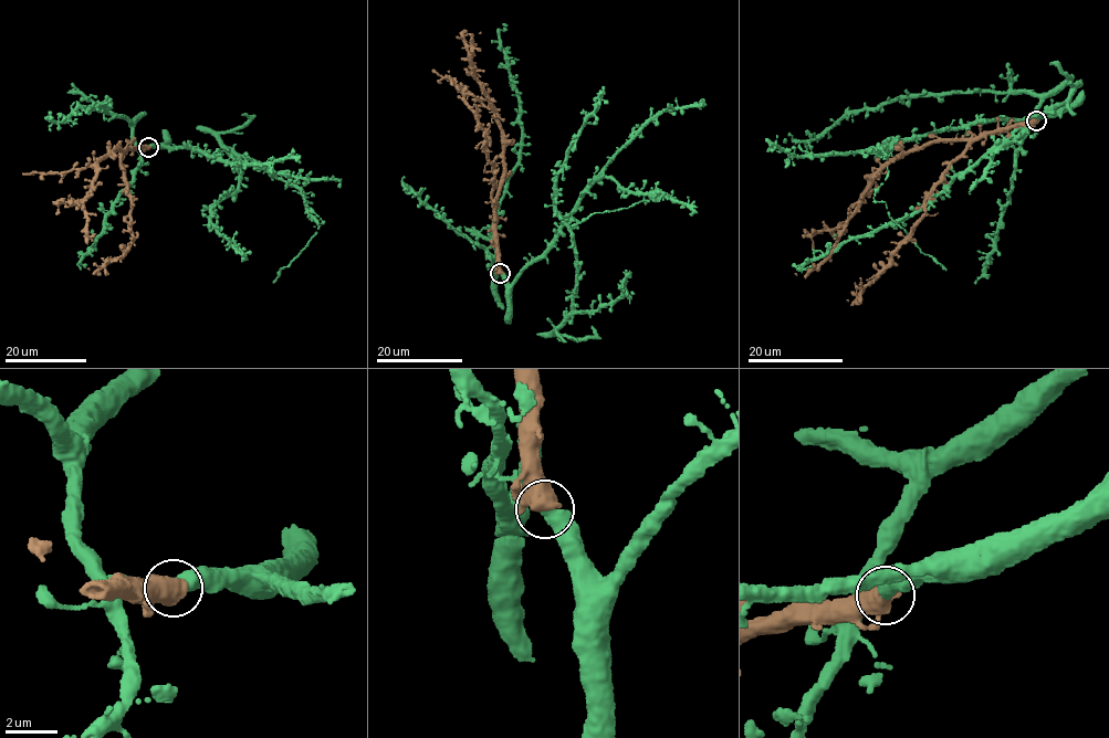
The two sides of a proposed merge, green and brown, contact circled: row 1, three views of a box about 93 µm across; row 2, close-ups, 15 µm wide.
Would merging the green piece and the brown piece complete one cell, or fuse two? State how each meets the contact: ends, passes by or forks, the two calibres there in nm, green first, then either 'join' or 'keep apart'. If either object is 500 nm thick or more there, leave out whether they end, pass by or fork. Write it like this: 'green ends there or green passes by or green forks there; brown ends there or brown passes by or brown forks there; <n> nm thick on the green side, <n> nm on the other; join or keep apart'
green ends there; brown passes by; 480 nm thick on the green side, 440 nm on the other; join

